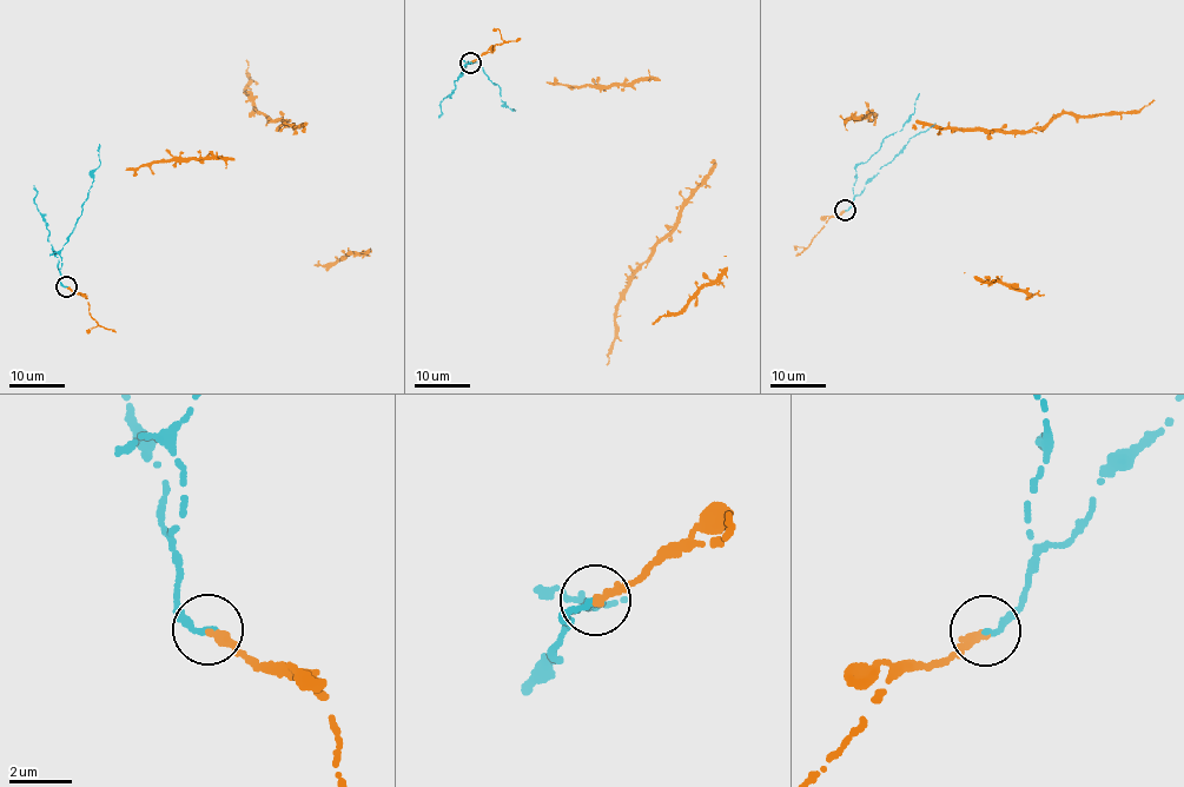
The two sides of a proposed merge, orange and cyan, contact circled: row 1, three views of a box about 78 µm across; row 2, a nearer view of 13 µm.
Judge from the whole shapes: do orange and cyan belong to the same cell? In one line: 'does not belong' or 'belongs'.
belongs

